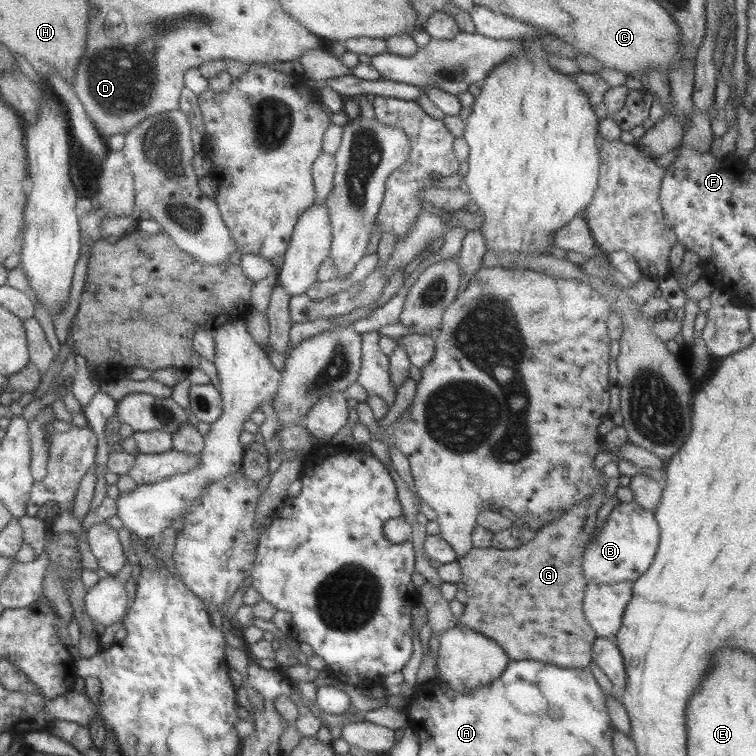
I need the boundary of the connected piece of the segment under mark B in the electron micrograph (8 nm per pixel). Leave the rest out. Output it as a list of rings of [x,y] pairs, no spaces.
[[[635,501],[618,502],[603,522],[597,535],[592,534],[581,559],[586,582],[613,584],[637,580],[649,568],[659,542],[659,527],[654,513],[641,508]]]

